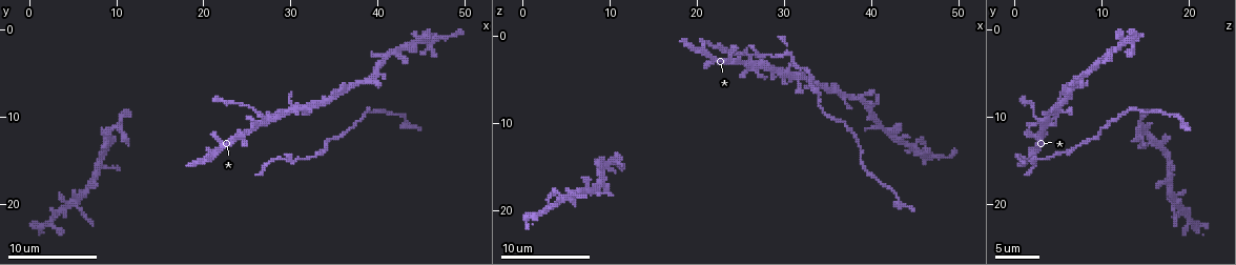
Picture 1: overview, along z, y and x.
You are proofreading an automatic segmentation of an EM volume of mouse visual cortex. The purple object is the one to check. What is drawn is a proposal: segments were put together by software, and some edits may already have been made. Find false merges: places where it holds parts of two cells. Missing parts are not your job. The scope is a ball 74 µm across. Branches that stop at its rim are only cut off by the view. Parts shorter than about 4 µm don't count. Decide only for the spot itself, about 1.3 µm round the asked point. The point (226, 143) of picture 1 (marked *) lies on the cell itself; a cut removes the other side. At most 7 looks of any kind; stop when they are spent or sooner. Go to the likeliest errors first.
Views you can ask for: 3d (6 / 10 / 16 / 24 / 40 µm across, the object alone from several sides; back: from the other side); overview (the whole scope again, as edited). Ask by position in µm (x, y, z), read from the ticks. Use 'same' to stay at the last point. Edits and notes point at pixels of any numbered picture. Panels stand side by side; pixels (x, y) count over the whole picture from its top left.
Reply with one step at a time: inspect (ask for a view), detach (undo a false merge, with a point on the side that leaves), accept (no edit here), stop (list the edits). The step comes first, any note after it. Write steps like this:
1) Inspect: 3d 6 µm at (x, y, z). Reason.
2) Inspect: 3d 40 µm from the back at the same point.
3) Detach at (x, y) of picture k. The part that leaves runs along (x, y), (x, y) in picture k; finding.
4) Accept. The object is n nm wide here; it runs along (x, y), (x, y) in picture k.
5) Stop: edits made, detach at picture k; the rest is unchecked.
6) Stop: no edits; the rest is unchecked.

Inspect: 3d 6 µm at (27.4, 10.2, 2.8). Thin arm on a thick one.

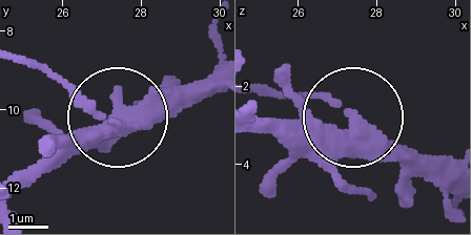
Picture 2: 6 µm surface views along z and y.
Inspect: 3d 6 µm from the back at (27.40, 10.40, 2.75). Other side.

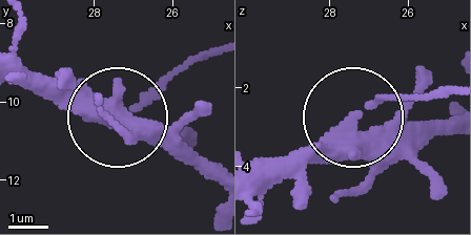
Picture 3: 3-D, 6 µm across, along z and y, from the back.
Detach at (160, 78) of picture 3. 3 arms meet here; the part that leaves runs along (362, 111), (449, 88) in picture 3; a second cell is stuck on.

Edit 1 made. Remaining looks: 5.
Inspect: 3d 6 µm at (10.0, 11.0, 14.6). Sharp bend.

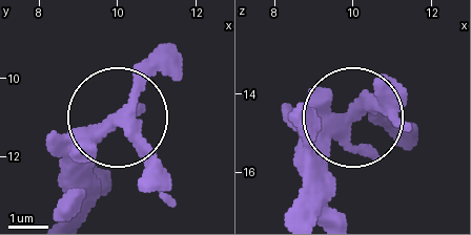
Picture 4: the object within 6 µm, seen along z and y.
Accept. All the same cell.

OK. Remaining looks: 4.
Inspect: 3d 16 µm at (39.4, 9.6, 15.0). A narrow waist.

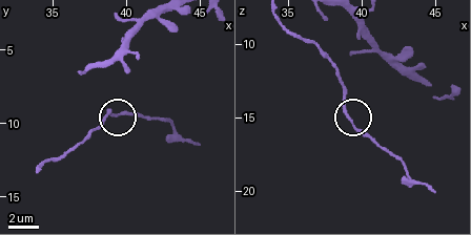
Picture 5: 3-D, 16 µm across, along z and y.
Accept. It runs along (275, 19), (313, 41), (329, 60), (345, 109), (381, 149) in picture 5; continuous, no second cell.

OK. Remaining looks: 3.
Inspect: 3d 16 µm at (47.4, 1.0, 14.0). Sudden change in width.

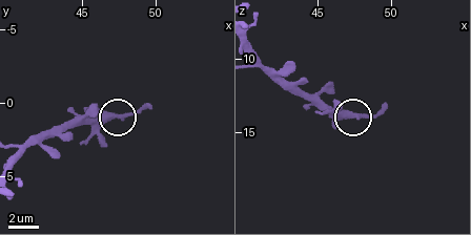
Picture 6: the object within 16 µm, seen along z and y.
Accept. It runs along (252, 52), (331, 106), (357, 116), (387, 109) in picture 6; all the same cell.

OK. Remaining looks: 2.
Stop: edits made, detach at picture 3; the rest is unchecked.

